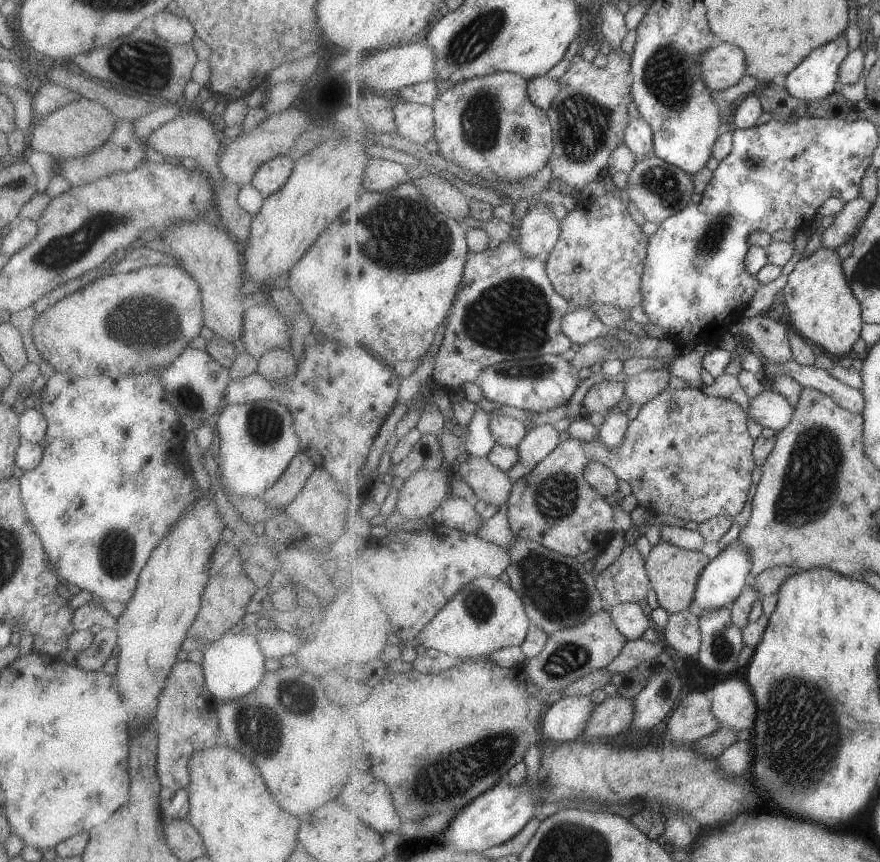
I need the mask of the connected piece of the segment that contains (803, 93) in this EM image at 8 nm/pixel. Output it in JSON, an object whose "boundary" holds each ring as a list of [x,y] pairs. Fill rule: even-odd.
{"boundary":[[[845,32],[819,48],[815,48],[803,62],[786,76],[785,86],[795,98],[821,100],[837,91],[840,66],[849,56]]]}

